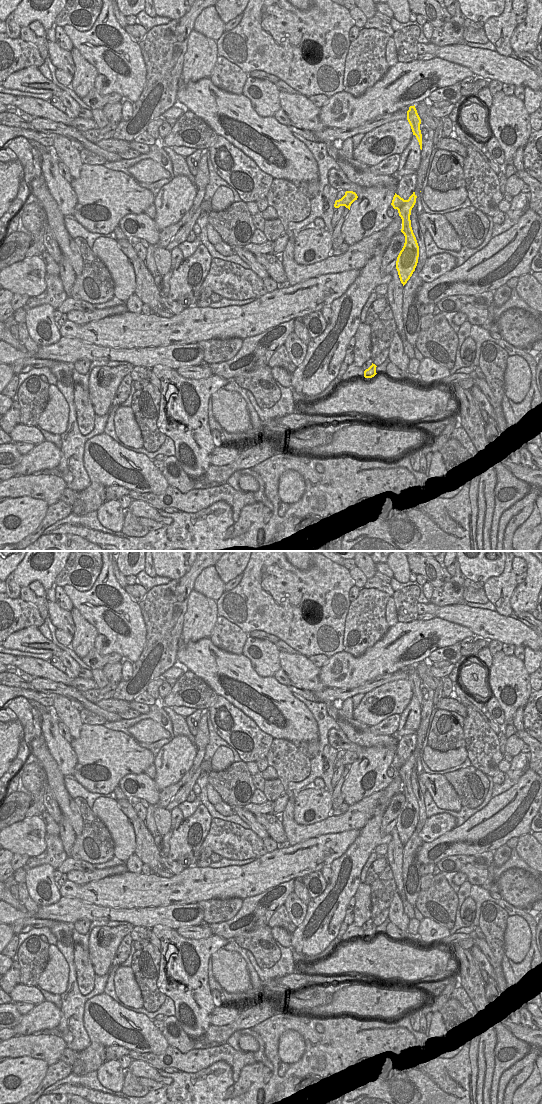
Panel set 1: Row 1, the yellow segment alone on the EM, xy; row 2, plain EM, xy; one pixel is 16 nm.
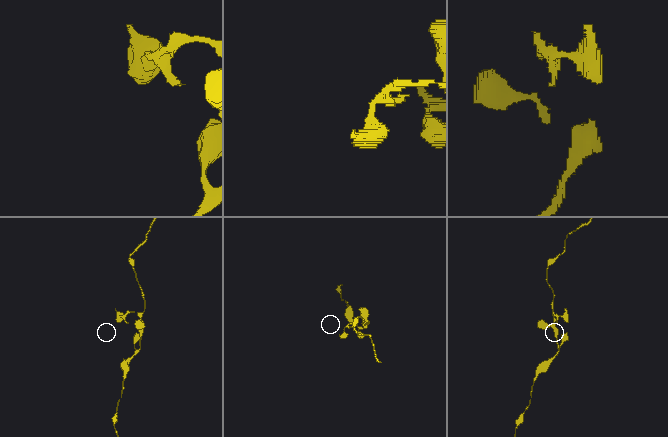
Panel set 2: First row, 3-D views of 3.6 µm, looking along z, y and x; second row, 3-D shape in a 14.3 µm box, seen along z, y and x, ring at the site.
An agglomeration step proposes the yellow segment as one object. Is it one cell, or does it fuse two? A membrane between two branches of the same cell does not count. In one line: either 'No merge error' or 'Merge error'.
Merge error

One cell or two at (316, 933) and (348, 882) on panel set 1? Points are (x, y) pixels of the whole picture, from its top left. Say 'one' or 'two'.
one

